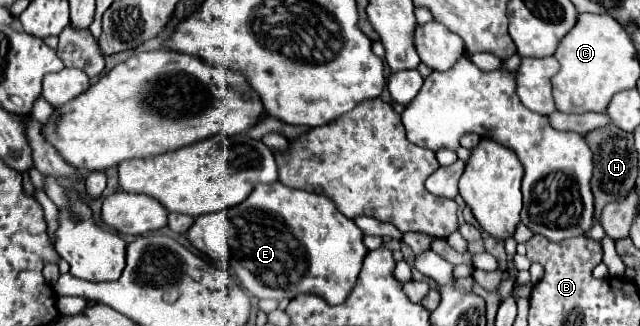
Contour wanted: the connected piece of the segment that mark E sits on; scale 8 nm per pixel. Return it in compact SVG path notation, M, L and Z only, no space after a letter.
M273 184L267 186L263 192L251 192L249 198L239 206L227 208L225 216L229 220L229 256L225 264L233 268L241 286L247 288L253 296L291 300L297 294L311 292L323 296L329 304L341 304L355 286L363 256L367 254L367 248L361 242L363 234L359 232L355 222L343 216L325 196Z

